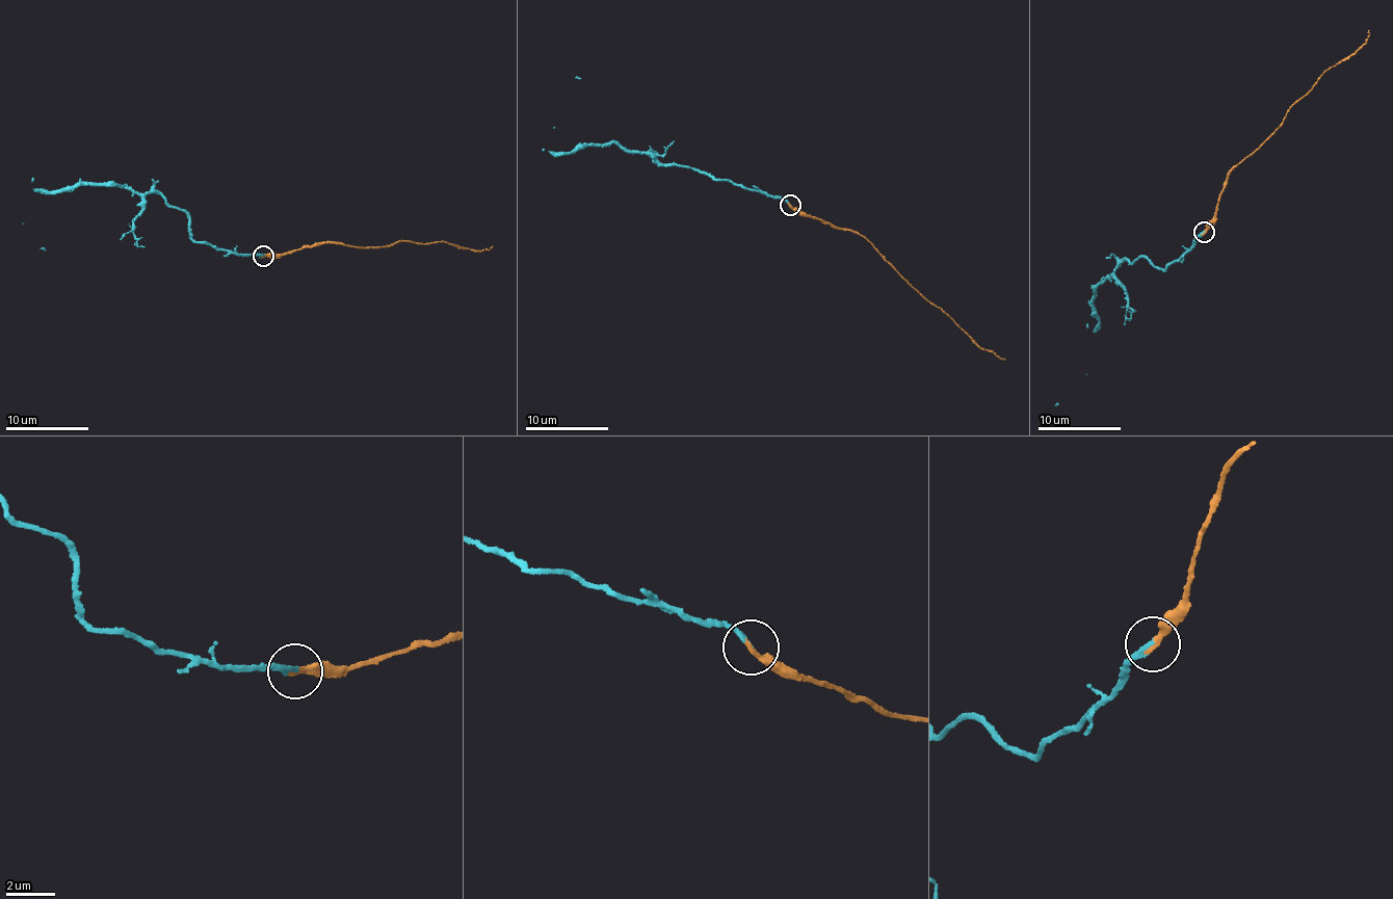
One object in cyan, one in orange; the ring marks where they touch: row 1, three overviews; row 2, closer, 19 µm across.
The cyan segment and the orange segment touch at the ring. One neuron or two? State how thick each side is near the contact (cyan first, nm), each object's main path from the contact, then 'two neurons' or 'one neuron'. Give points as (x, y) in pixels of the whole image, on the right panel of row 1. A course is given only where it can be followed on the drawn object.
calibres 190 and 240 nm; course cyan (1204, 232), (1163, 270), (1139, 256), (1106, 278), (1089, 301), (1099, 322), (1086, 373), (1054, 405); course orange (1204, 232), (1235, 165), (1281, 126), (1293, 103), (1319, 77), (1364, 44), (1369, 30); one neuron

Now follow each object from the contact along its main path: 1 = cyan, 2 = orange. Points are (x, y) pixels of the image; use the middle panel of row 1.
1: (790, 205), (694, 168), (654, 162), (647, 154), (609, 142), (568, 153), (548, 151), (576, 76)
2: (790, 205), (859, 233), (917, 291), (949, 315), (979, 348), (1005, 360)

